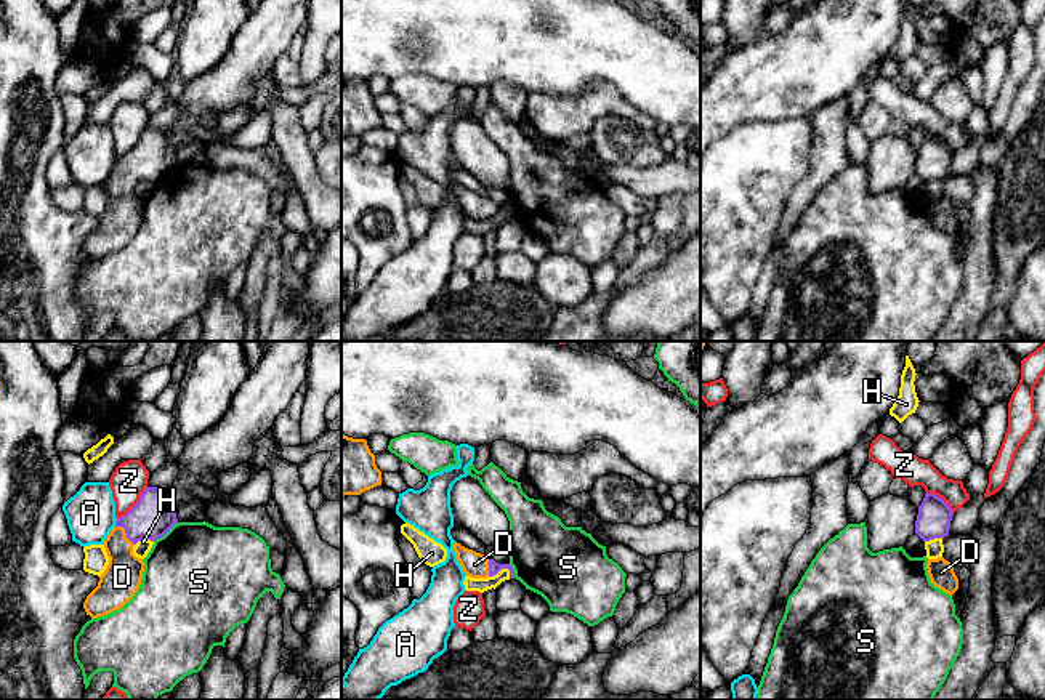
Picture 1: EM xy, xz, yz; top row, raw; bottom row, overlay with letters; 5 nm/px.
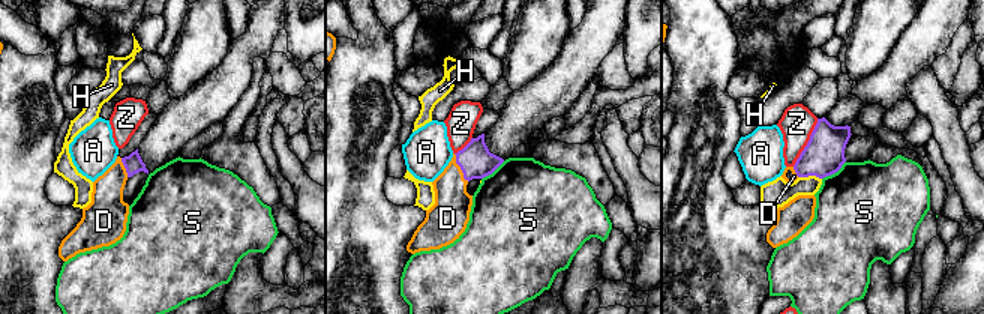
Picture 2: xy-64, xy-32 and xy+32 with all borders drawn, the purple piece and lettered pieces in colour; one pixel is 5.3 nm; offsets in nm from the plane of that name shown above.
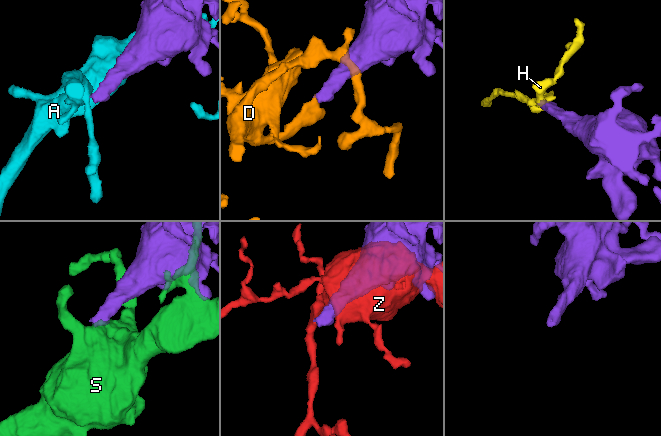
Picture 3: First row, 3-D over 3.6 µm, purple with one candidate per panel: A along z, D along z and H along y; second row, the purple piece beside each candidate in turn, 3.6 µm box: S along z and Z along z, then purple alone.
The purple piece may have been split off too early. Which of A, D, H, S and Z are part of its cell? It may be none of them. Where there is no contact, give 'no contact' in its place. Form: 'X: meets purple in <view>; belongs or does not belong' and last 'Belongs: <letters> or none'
A: meets purple in xy; does not belong
D: meets purple in xy; belongs
H: meets purple in xz; does not belong
S: meets purple in xy; does not belong
Z: meets purple in xy; does not belong
Belongs: D

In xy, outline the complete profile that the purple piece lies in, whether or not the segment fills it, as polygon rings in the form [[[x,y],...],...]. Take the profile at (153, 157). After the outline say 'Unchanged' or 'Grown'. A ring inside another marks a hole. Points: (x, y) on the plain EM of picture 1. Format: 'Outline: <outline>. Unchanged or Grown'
Outline: [[[146,128],[138,144],[115,162],[115,168],[103,184],[109,205],[83,243],[87,256],[104,258],[133,239],[144,213],[143,200],[133,195],[135,186],[141,181],[155,183],[175,165],[178,165],[176,149],[171,147],[165,130]]]. Grown

